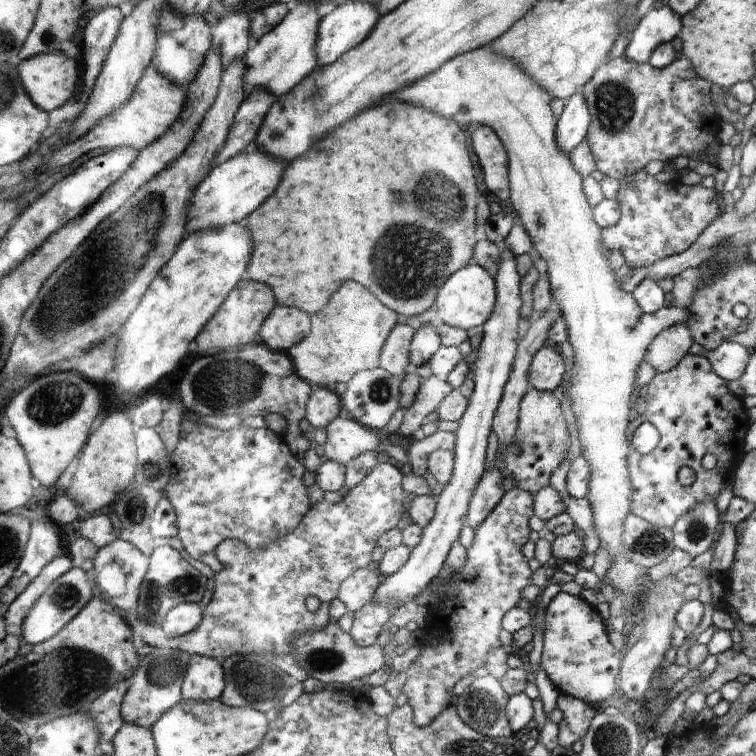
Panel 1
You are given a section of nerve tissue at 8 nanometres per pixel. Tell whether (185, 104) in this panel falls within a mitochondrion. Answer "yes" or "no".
no

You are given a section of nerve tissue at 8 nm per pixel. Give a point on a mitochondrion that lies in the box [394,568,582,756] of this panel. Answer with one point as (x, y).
(482, 709)

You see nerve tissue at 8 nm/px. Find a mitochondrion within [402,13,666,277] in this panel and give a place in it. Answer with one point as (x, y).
(615, 103)

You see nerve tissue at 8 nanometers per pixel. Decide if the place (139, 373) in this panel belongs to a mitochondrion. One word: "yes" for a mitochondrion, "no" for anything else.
no

